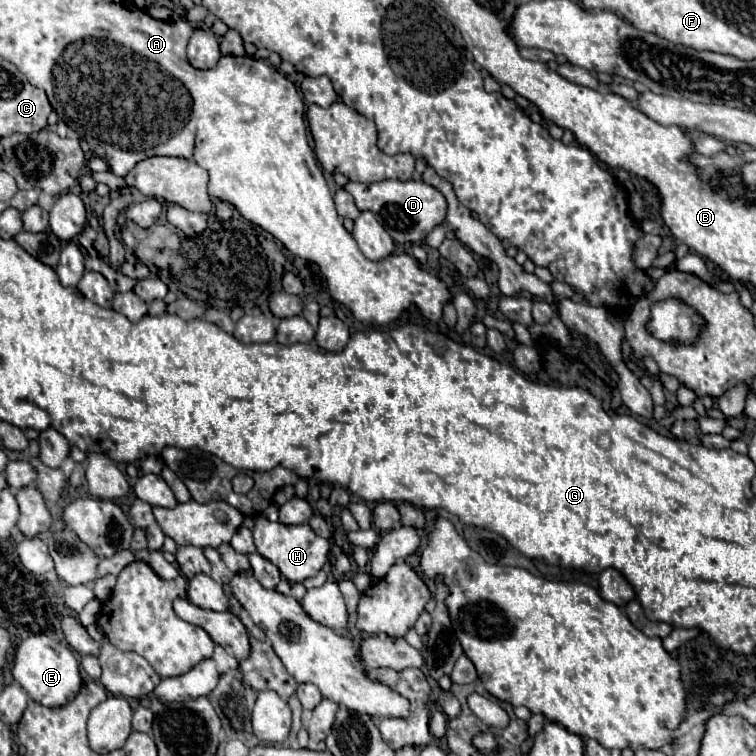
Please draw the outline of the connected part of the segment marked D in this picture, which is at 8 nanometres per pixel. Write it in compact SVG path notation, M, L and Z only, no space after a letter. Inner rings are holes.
M388 179L388 181L372 183L370 187L360 183L360 189L356 185L358 183L350 183L350 185L346 185L346 190L354 198L358 210L360 212L372 211L376 221L380 221L384 225L384 229L390 233L390 237L396 243L418 243L418 241L424 241L426 235L436 225L440 225L444 221L444 209L446 209L444 195L438 189L432 189L430 185L426 185L424 181L414 181L414 179L410 179L410 181L392 181L392 179ZM390 205L392 205L392 215L390 215L390 211L386 211L386 207L390 207Z

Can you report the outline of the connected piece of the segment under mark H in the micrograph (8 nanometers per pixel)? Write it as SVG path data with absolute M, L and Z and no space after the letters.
M258 515L252 533L254 533L256 551L268 561L272 561L280 569L282 577L286 577L290 583L302 583L304 579L314 577L328 559L330 543L324 537L316 535L306 523L304 525L284 525L284 523L272 523L264 515Z

